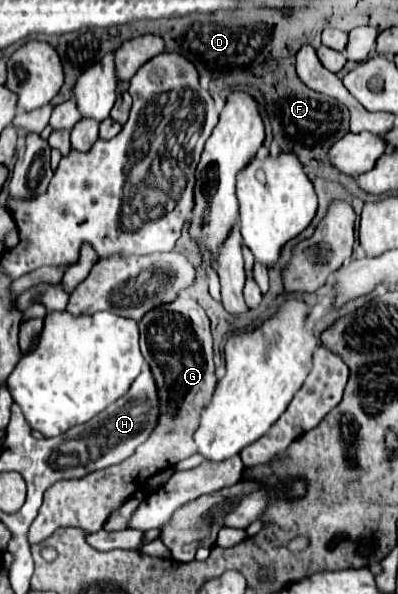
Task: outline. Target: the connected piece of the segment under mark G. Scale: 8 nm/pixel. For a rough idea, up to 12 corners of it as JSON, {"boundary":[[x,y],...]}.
{"boundary":[[191,298],[151,310],[141,352],[159,424],[123,464],[45,492],[29,544],[97,532],[145,480],[197,452],[213,338]]}

